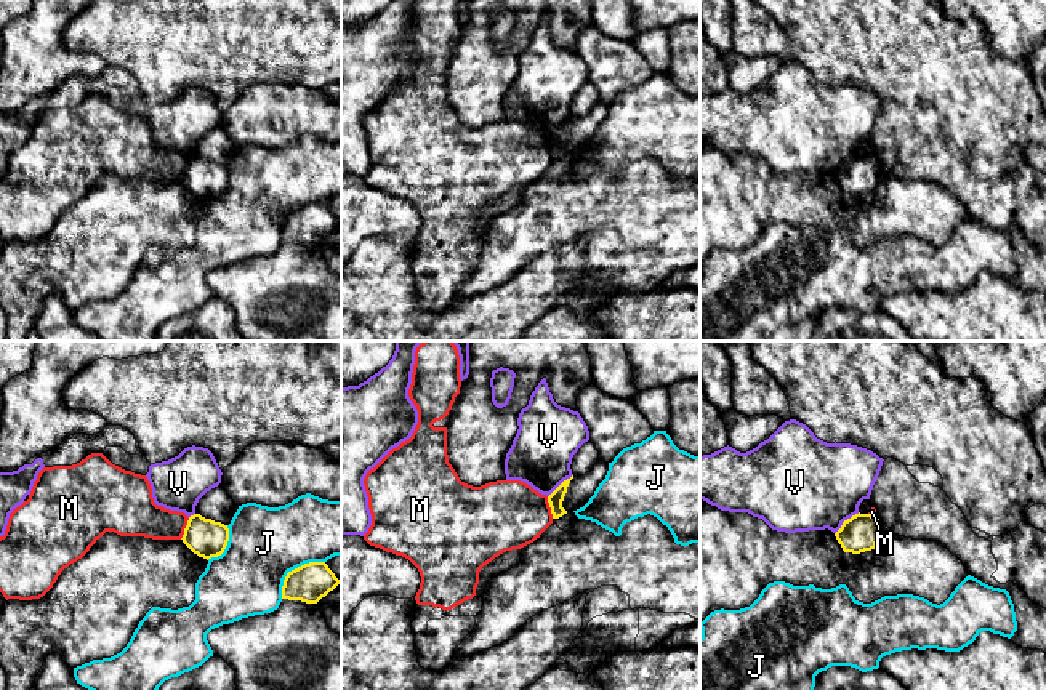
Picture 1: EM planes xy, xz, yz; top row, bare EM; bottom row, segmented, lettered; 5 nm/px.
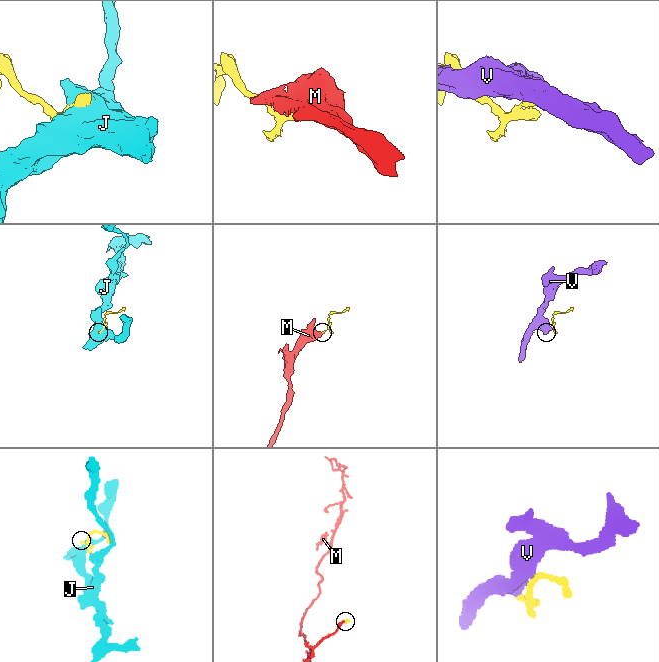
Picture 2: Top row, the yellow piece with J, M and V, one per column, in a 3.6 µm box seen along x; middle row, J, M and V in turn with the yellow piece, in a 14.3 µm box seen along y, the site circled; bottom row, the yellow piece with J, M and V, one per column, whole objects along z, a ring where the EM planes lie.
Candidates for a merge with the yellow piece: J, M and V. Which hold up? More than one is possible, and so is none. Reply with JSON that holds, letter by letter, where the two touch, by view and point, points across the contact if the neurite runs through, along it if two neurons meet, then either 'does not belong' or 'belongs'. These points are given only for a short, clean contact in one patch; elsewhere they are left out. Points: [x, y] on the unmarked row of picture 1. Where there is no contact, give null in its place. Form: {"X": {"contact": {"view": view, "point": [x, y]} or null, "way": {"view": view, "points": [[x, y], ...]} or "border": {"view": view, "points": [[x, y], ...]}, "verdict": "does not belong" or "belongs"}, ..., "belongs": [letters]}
{"J": {"contact": {"view": "xy", "point": [295, 210]}, "verdict": "does not belong"}, "M": {"contact": {"view": "xy", "point": [185, 170]}, "border": {"view": "xy", "points": [[189, 159], [180, 180]]}, "verdict": "does not belong"}, "V": {"contact": {"view": "yz", "point": [844, 162]}, "border": {"view": "yz", "points": [[859, 154], [848, 159], [835, 175]]}, "verdict": "does not belong"}, "belongs": []}

